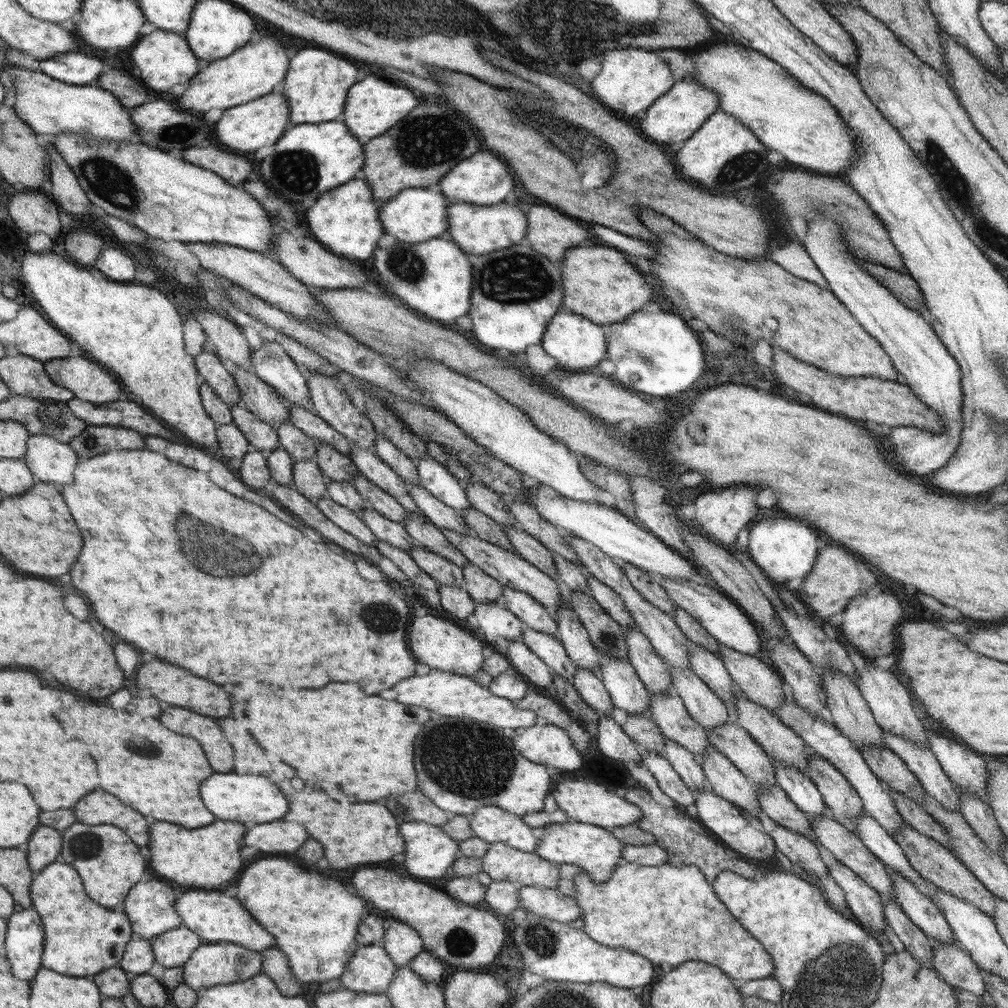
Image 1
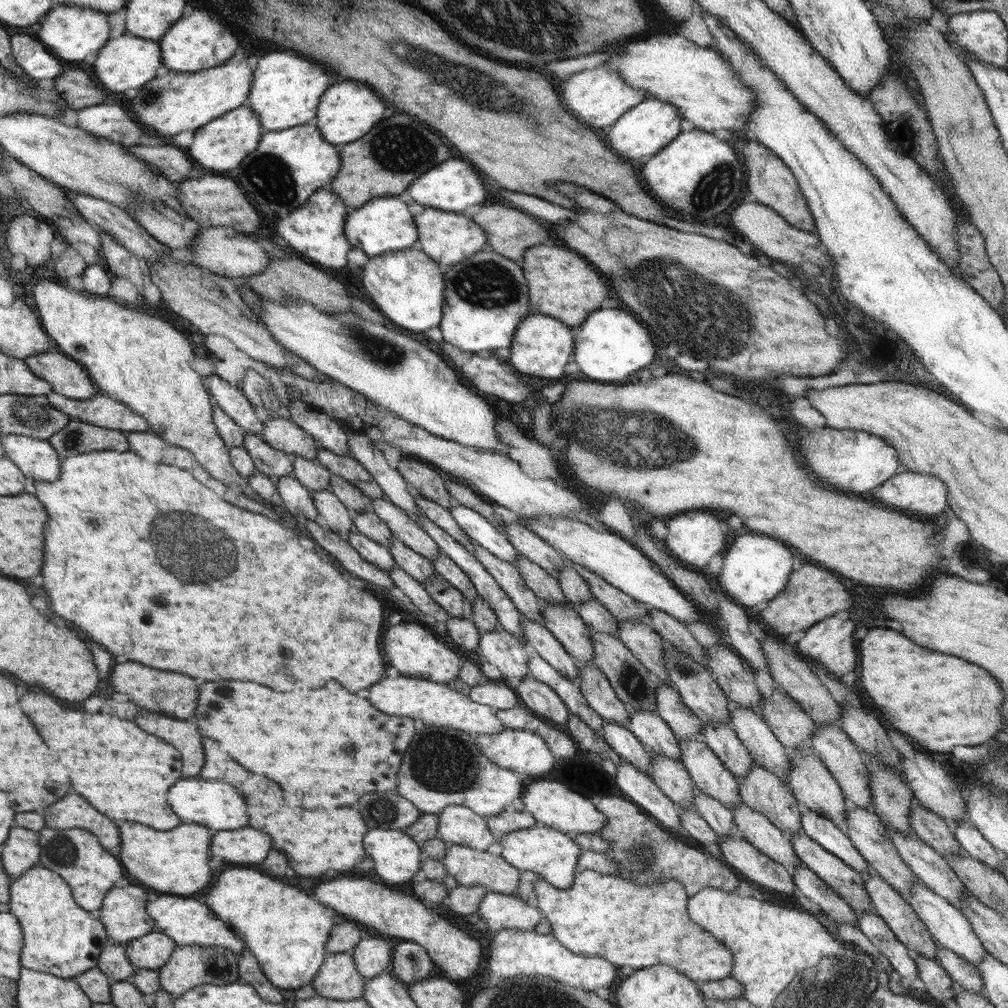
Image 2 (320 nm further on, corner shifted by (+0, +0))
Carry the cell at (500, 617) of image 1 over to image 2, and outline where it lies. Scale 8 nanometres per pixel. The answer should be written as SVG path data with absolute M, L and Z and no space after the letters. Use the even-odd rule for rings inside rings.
M504 629L482 632L479 640L480 654L486 662L497 666L501 672L501 678L512 690L516 690L519 682L529 674L528 655L524 650L526 643L520 638L509 634Z

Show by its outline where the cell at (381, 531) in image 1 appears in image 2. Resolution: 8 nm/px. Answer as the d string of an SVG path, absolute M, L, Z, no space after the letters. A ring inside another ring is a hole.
M394 538L391 540L389 551L392 553L395 564L414 577L420 584L425 584L435 575L435 568L432 561L420 556L412 549L408 550L408 545Z

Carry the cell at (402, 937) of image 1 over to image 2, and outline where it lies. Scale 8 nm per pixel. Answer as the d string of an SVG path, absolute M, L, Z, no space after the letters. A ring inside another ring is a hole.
M369 933L354 947L353 953L359 973L374 978L389 970L394 941L390 937Z

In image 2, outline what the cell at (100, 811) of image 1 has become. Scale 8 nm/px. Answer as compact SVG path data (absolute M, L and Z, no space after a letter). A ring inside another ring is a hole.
M68 794L64 800L56 802L44 812L45 826L48 828L82 828L100 838L100 845L108 852L118 854L122 847L122 833L118 826L96 812L84 798L78 794Z

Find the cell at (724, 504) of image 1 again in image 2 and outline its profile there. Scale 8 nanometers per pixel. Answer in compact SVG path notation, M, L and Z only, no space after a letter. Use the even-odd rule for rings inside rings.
M690 512L690 514L682 514L676 516L672 520L667 520L668 534L664 538L665 548L669 550L669 554L673 558L677 558L694 571L704 571L712 556L722 554L728 546L730 538L729 532L722 531L722 520L710 512Z

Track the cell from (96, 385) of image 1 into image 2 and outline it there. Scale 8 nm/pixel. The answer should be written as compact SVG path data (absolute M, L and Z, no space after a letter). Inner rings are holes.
M57 349L26 358L28 369L51 384L54 392L74 400L88 400L100 390L79 361Z

